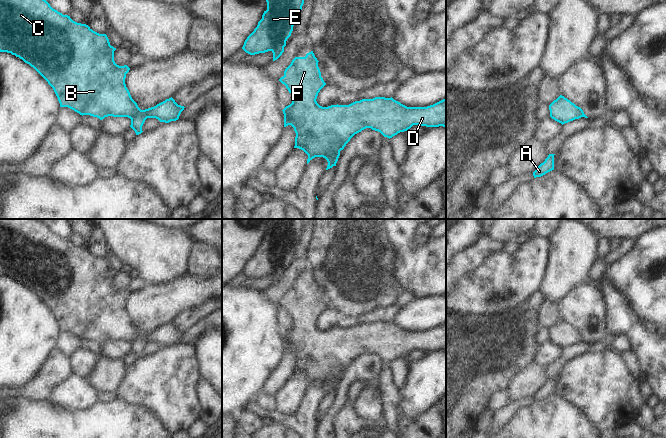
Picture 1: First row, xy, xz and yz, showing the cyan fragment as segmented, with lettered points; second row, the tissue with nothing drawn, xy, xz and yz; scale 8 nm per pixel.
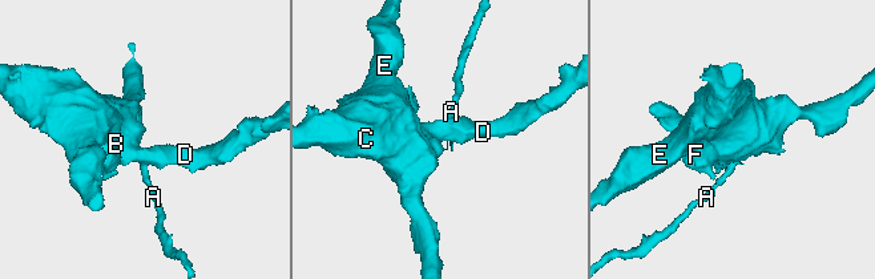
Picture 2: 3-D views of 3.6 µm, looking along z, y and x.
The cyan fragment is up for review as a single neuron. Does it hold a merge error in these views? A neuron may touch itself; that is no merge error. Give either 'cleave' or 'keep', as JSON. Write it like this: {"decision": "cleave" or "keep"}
{"decision": "cleave"}

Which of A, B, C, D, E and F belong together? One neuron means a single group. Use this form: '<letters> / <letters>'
A / B C D E F

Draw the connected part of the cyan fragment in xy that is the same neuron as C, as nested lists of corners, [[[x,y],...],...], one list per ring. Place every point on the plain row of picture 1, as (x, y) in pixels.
[[[0,219],[0,276],[11,277],[33,291],[53,312],[60,331],[68,331],[82,340],[90,339],[100,344],[108,340],[131,343],[141,334],[125,308],[130,292],[115,287],[115,274],[106,258],[99,258],[88,249],[73,245],[38,219]]]

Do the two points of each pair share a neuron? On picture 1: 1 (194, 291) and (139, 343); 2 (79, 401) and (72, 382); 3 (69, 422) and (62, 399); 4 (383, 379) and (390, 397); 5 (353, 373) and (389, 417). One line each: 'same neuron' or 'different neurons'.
1: same neuron
2: same neuron
3: different neurons
4: same neuron
5: different neurons

